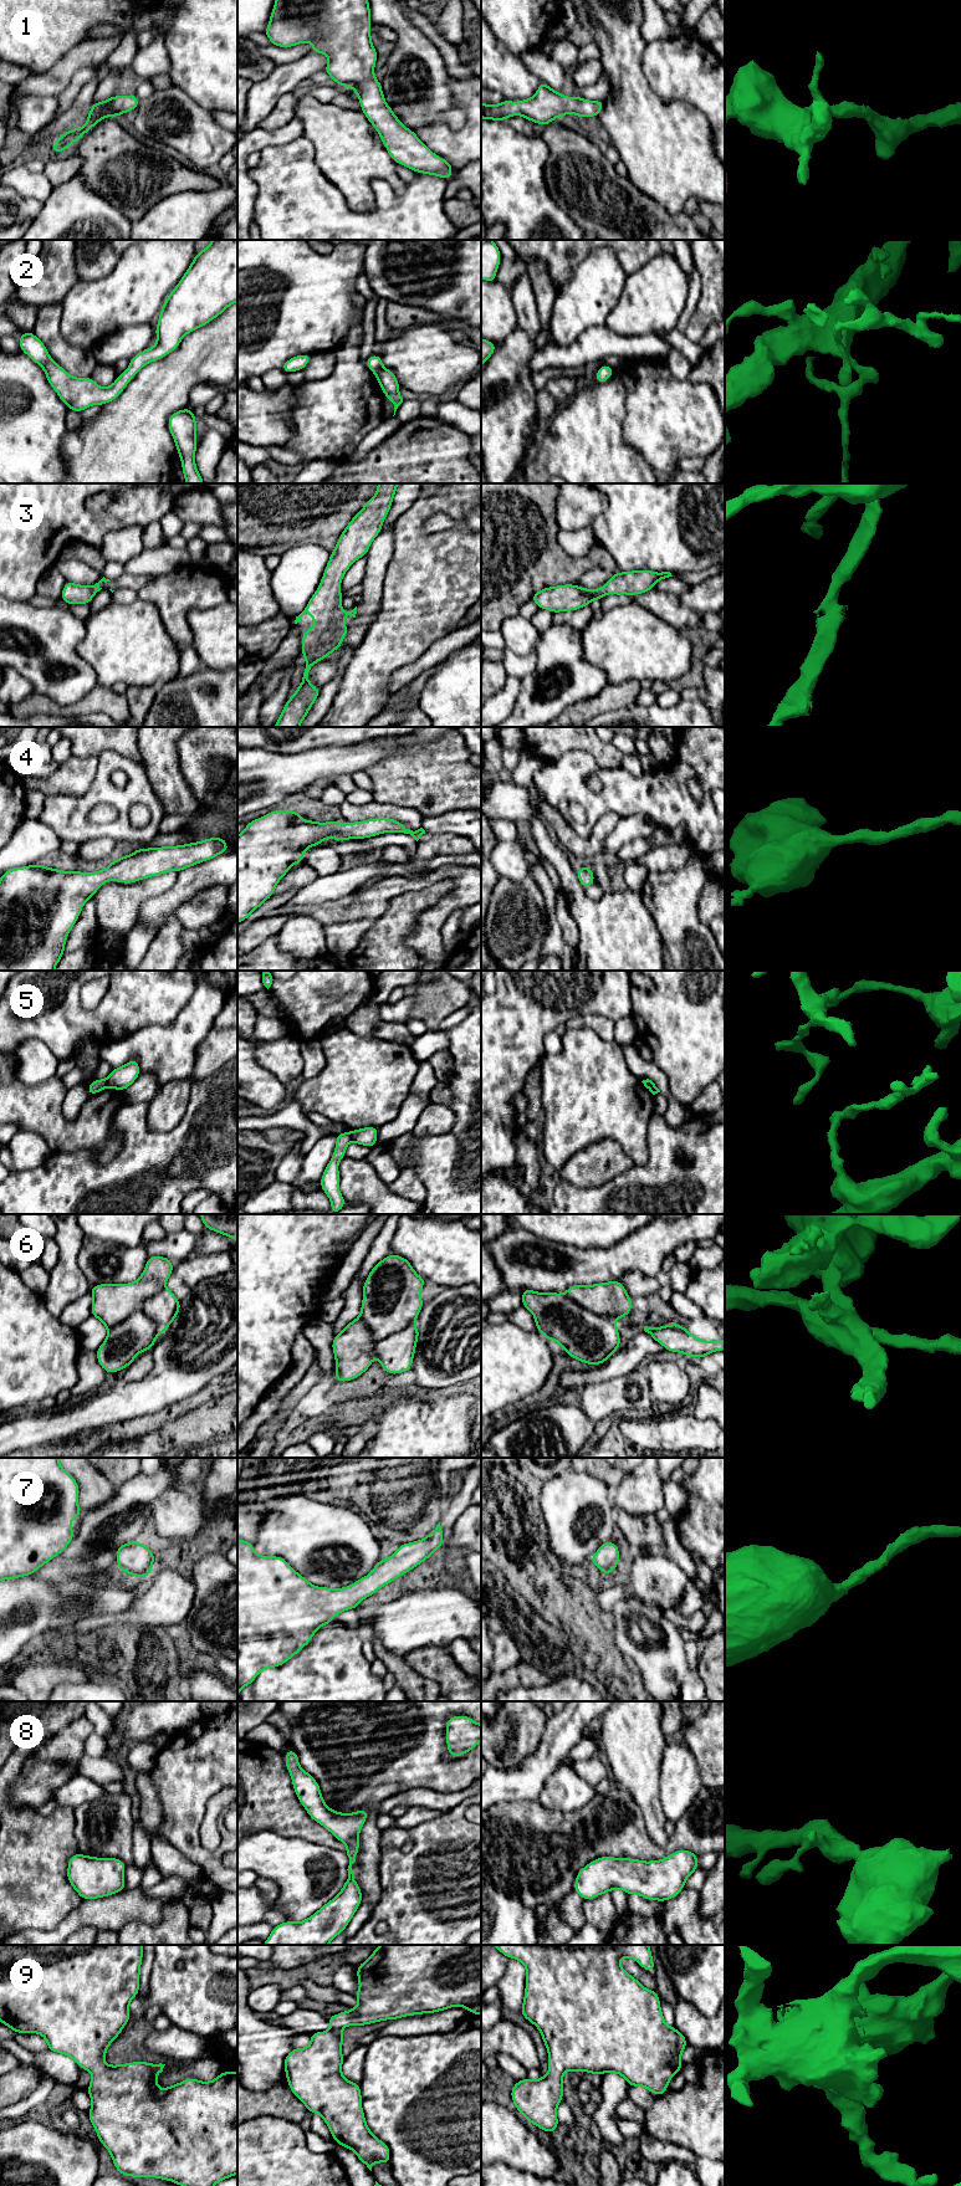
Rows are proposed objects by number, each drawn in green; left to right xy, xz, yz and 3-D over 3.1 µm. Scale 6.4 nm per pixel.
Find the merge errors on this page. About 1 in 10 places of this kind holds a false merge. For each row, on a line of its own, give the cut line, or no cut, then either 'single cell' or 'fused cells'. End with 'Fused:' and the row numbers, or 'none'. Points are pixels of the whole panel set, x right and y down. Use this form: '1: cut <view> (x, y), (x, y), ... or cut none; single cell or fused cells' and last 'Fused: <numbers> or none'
1: cut none; single cell
2: cut none; single cell
3: cut none; single cell
4: cut none; single cell
5: cut xz (348, 1132), (352, 1140); fused cells
6: cut none; single cell
7: cut none; single cell
8: cut none; single cell
9: cut none; single cell
Fused: 5

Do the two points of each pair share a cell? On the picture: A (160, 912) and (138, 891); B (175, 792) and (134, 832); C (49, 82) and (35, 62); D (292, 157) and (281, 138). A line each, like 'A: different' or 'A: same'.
A: different
B: different
C: different
D: different

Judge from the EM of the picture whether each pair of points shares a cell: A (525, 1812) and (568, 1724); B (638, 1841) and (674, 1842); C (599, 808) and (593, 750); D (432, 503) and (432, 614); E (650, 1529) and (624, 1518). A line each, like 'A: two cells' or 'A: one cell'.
A: two cells
B: one cell
C: two cells
D: one cell
E: one cell

